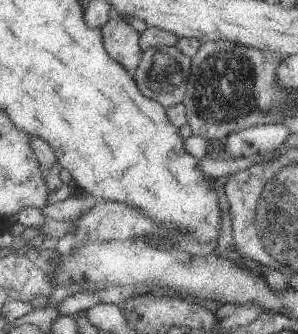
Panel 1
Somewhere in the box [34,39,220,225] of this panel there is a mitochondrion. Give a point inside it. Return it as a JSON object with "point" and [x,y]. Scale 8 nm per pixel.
{"point":[164,71]}

